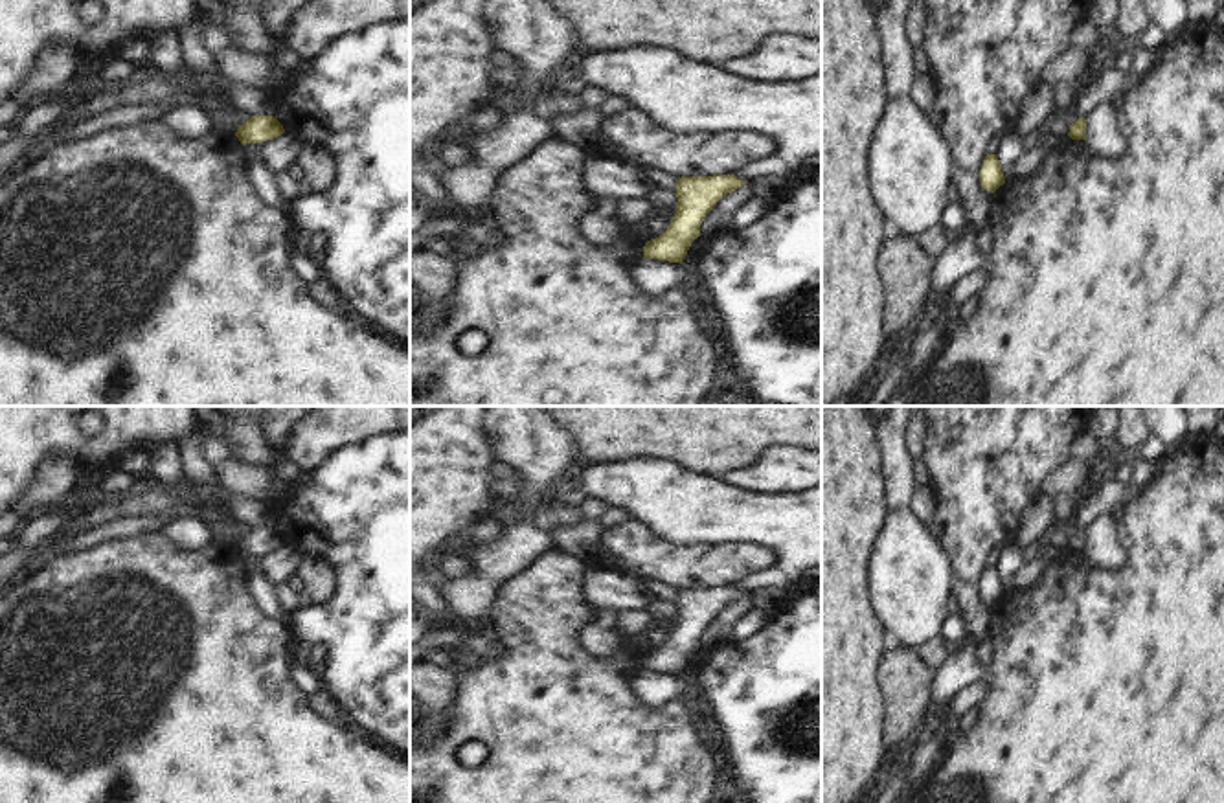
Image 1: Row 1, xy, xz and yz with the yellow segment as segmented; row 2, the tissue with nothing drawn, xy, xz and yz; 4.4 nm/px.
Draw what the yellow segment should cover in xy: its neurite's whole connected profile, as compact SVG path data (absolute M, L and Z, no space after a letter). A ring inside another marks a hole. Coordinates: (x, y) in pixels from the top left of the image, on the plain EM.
M252 527L244 537L239 537L235 548L246 557L274 551L283 544L283 537L274 527Z

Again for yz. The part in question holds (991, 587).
M998 566L985 568L983 577L980 581L980 594L981 599L991 605L994 605L1000 597L1005 595L1005 588Z

